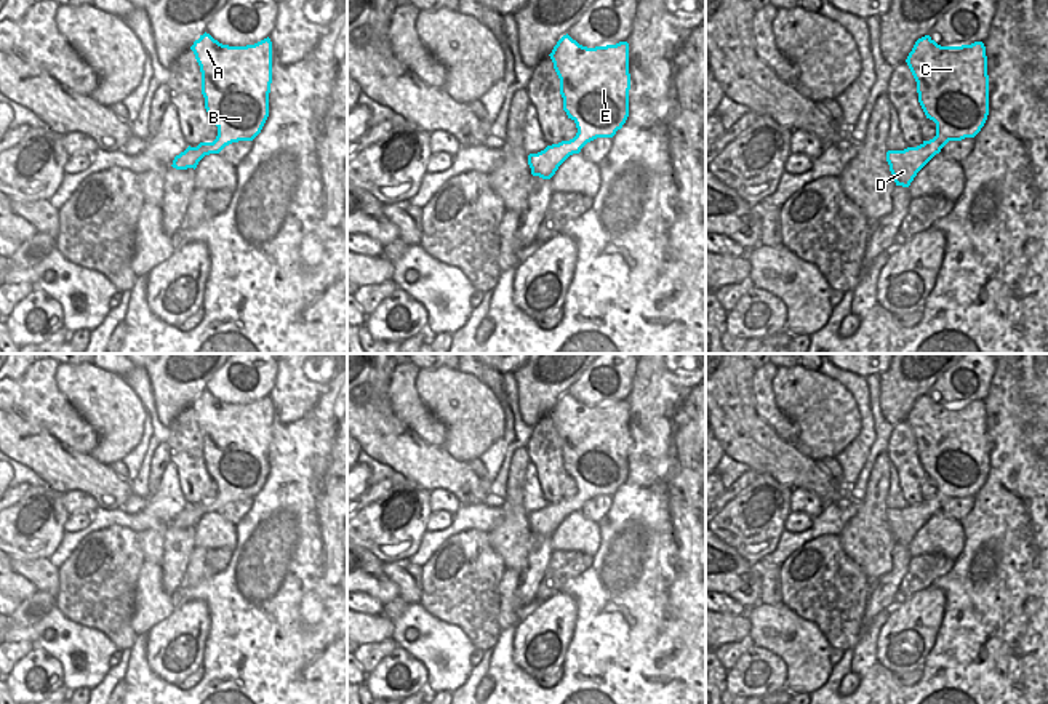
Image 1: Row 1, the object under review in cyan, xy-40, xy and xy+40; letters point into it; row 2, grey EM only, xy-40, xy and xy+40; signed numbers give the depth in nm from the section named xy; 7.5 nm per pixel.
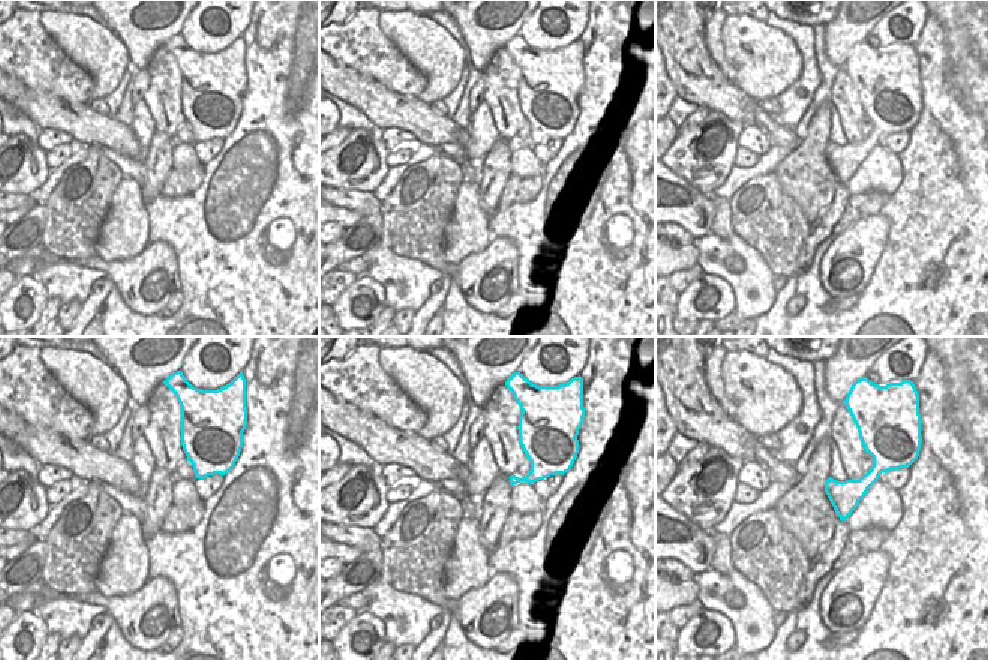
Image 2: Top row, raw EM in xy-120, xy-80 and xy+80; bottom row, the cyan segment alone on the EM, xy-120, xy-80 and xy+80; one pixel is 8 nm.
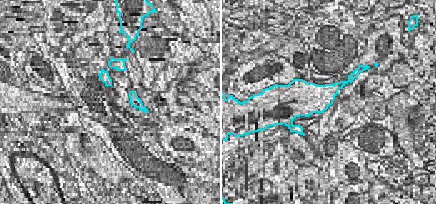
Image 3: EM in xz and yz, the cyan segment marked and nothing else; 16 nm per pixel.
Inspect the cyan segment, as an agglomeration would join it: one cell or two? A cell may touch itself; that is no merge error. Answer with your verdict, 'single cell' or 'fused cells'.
single cell

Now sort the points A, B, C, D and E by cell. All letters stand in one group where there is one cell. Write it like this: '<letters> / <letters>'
A B C D E

